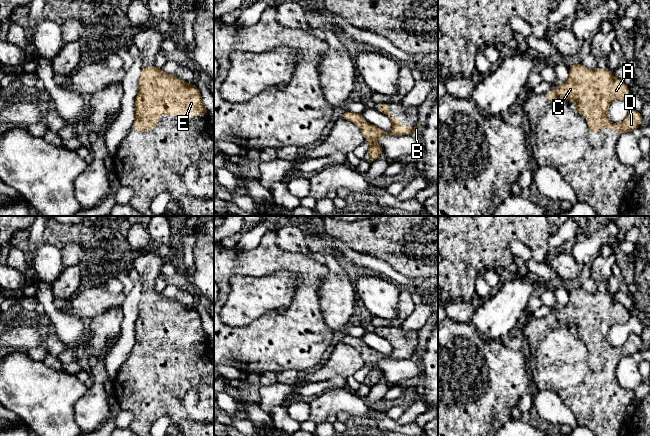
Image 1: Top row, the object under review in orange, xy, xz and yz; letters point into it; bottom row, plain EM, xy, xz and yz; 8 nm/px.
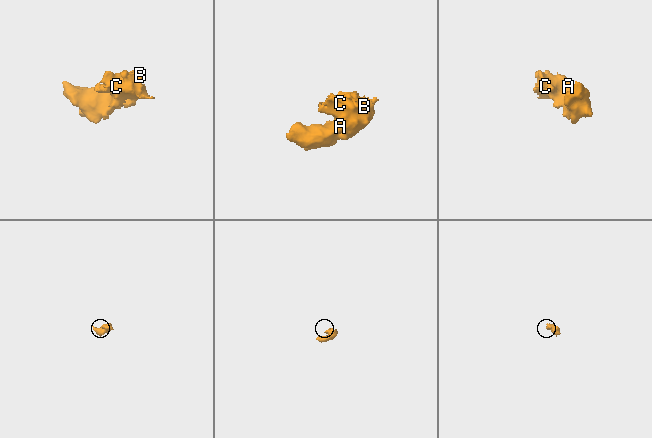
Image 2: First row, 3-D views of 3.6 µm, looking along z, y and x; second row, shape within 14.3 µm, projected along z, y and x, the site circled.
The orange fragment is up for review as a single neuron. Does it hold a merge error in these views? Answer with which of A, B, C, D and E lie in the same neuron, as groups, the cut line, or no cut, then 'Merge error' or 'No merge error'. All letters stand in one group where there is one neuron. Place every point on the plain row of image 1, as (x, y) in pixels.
Groups: A B C D E. No split. No merge error

